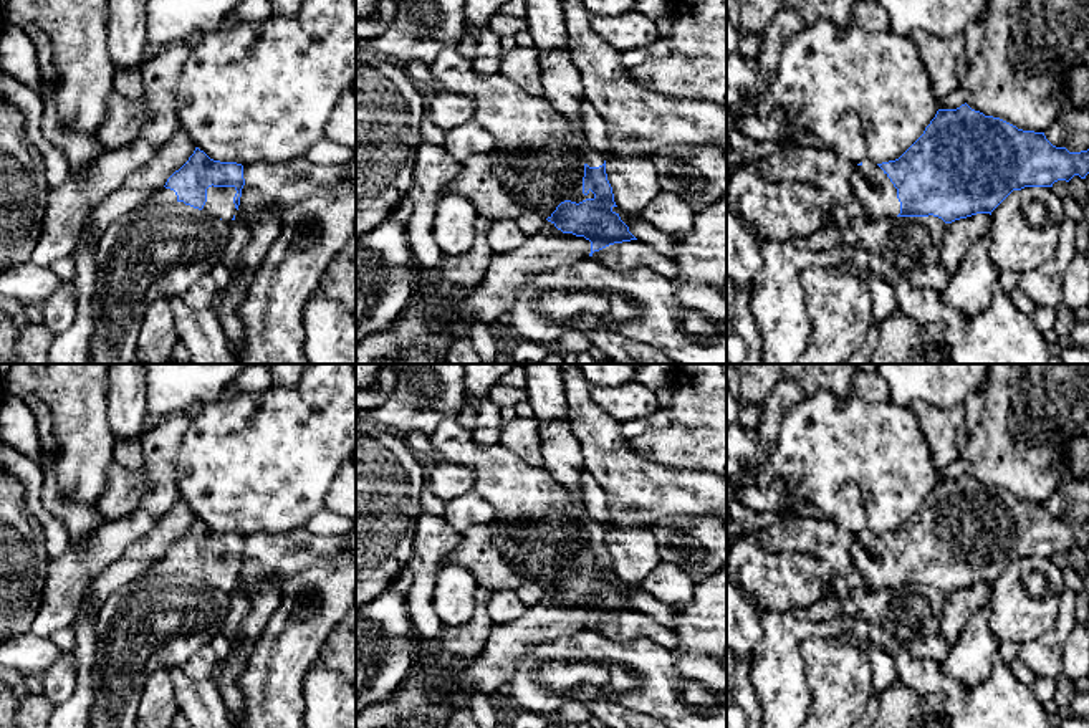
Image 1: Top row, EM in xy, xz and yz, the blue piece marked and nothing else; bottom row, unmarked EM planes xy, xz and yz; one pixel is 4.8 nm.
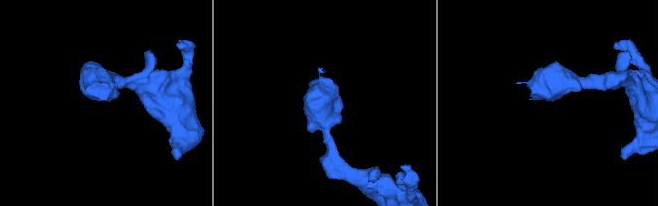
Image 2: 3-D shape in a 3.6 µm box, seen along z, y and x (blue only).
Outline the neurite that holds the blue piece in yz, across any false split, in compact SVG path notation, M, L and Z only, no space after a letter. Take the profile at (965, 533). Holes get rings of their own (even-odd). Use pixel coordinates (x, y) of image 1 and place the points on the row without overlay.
M938 480L923 505L895 531L857 534L851 554L856 571L874 589L938 587L945 594L990 584L1013 563L1024 558L1053 558L1074 546L1089 544L1089 520L1069 523L1053 516L1044 503L1023 501L971 480Z

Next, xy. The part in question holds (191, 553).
M195 518L189 531L167 549L161 561L149 568L147 574L185 574L232 592L243 556L242 534L213 531Z

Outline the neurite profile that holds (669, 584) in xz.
M660 563L639 586L667 606L685 606L693 597L695 581L679 566Z

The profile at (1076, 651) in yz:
M1076 622L1063 649L1063 675L1074 682L1089 677L1089 630L1086 624Z

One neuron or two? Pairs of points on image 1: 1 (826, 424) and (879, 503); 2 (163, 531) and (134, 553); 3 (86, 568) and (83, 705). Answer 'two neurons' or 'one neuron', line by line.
1: one neuron
2: one neuron
3: two neurons

